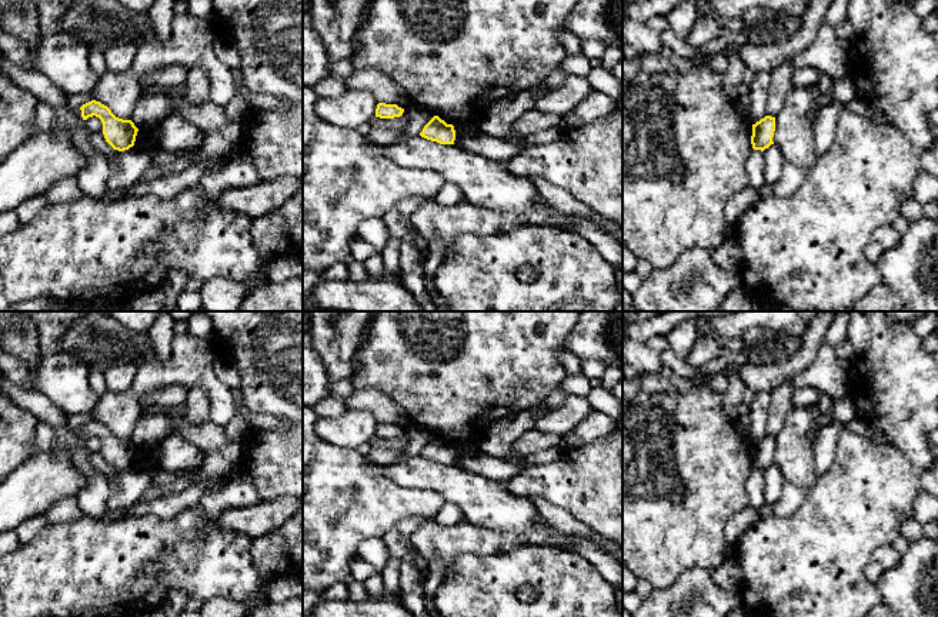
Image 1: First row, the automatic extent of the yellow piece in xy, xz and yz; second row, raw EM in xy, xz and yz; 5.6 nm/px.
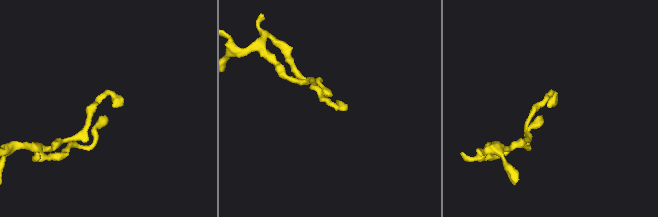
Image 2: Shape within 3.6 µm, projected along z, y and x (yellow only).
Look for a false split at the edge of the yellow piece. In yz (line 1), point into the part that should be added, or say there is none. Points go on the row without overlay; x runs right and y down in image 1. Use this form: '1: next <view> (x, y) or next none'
1: next none

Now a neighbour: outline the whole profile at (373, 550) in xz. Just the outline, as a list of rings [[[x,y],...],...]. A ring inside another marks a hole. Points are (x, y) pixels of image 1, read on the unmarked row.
[[[371,537],[358,546],[357,558],[368,563],[375,573],[381,573],[391,558],[391,554],[381,537]]]

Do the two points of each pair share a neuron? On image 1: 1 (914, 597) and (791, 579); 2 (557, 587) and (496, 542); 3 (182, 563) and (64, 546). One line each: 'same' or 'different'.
1: different
2: different
3: same

